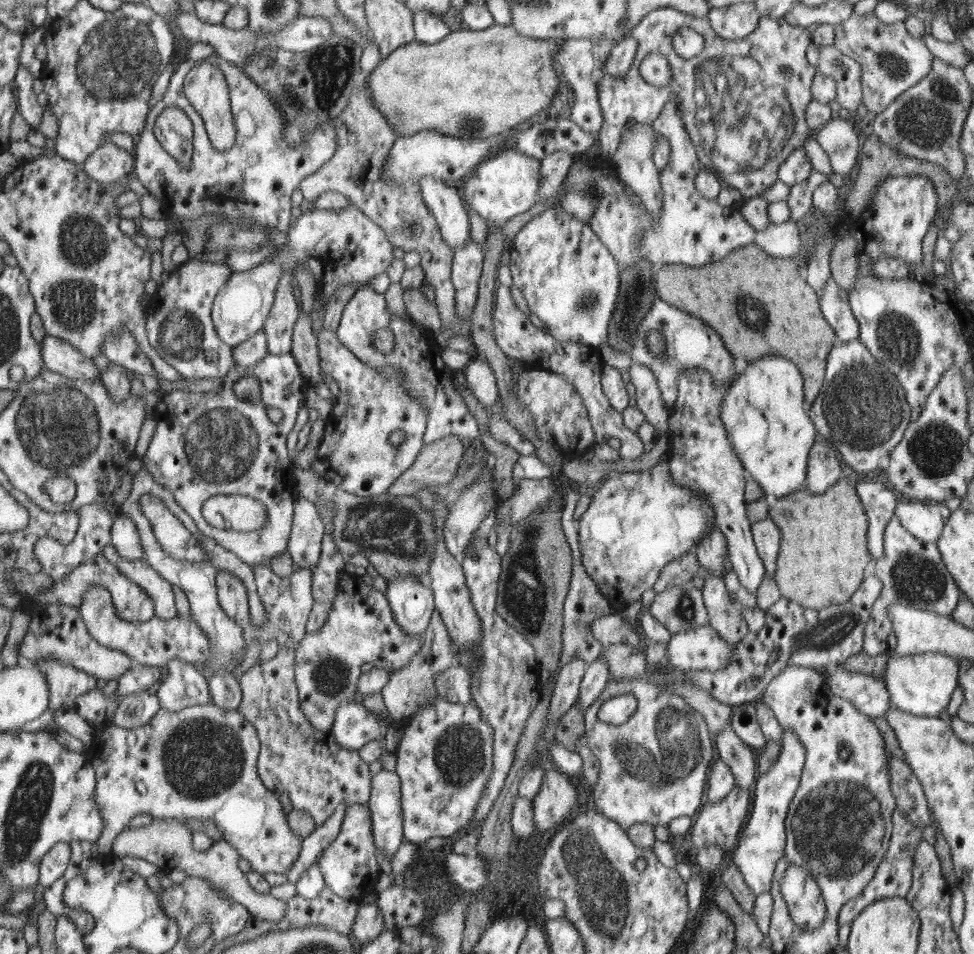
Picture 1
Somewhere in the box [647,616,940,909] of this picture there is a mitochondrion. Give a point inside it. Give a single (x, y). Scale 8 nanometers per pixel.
(837, 827)

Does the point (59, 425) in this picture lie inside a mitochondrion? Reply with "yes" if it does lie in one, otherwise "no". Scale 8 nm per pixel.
yes

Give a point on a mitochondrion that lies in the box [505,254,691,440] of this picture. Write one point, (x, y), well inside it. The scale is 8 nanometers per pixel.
(635, 292)

